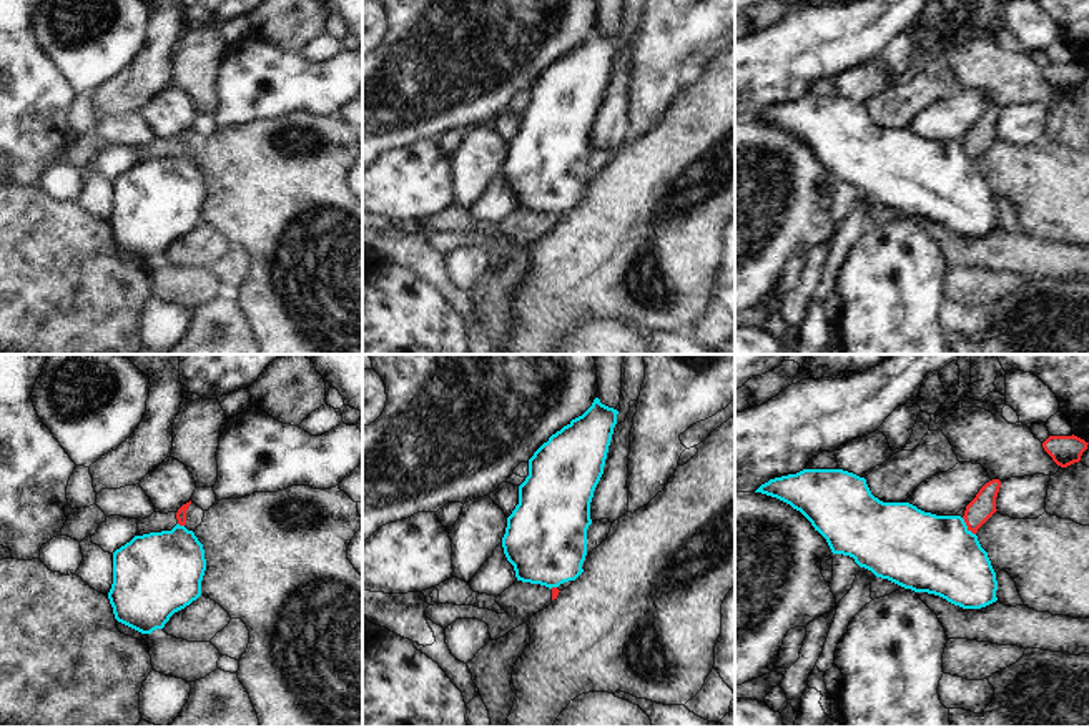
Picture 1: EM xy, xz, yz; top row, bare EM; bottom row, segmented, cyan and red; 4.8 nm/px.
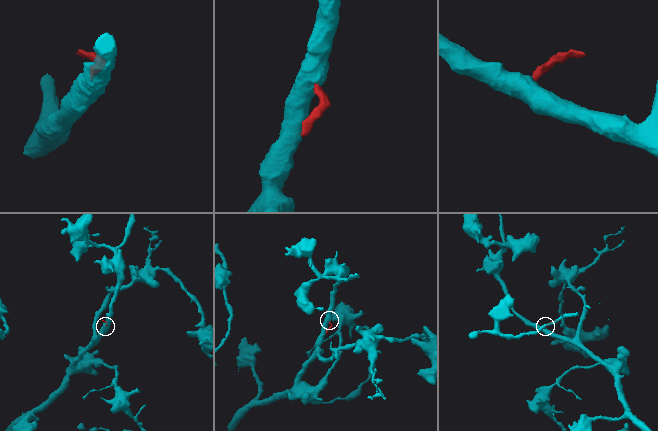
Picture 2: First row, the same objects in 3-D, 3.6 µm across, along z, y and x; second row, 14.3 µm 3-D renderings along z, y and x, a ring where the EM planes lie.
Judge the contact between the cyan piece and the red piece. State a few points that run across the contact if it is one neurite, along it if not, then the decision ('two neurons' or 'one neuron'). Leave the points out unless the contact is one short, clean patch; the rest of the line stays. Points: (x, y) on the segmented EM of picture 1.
line yz (961, 518), (975, 534); two neurons

